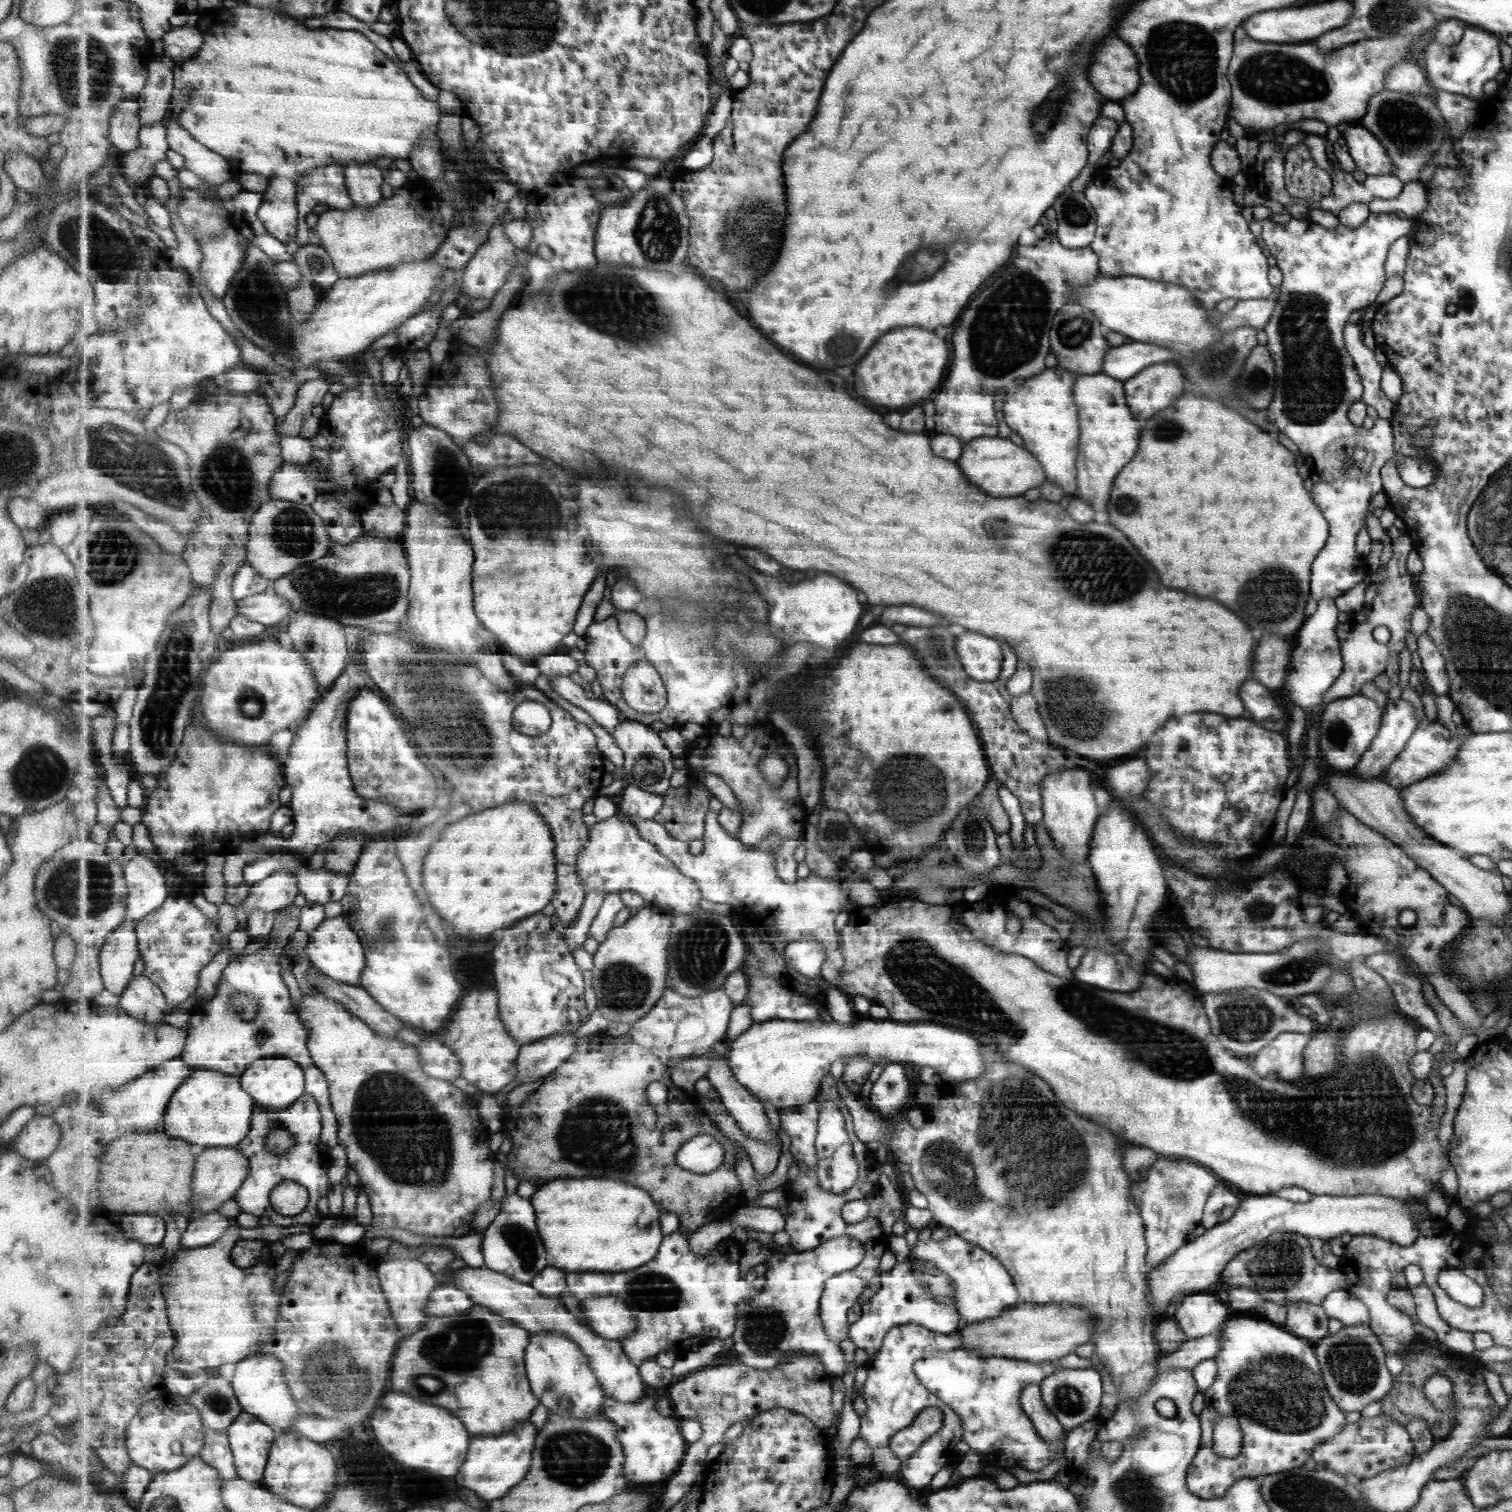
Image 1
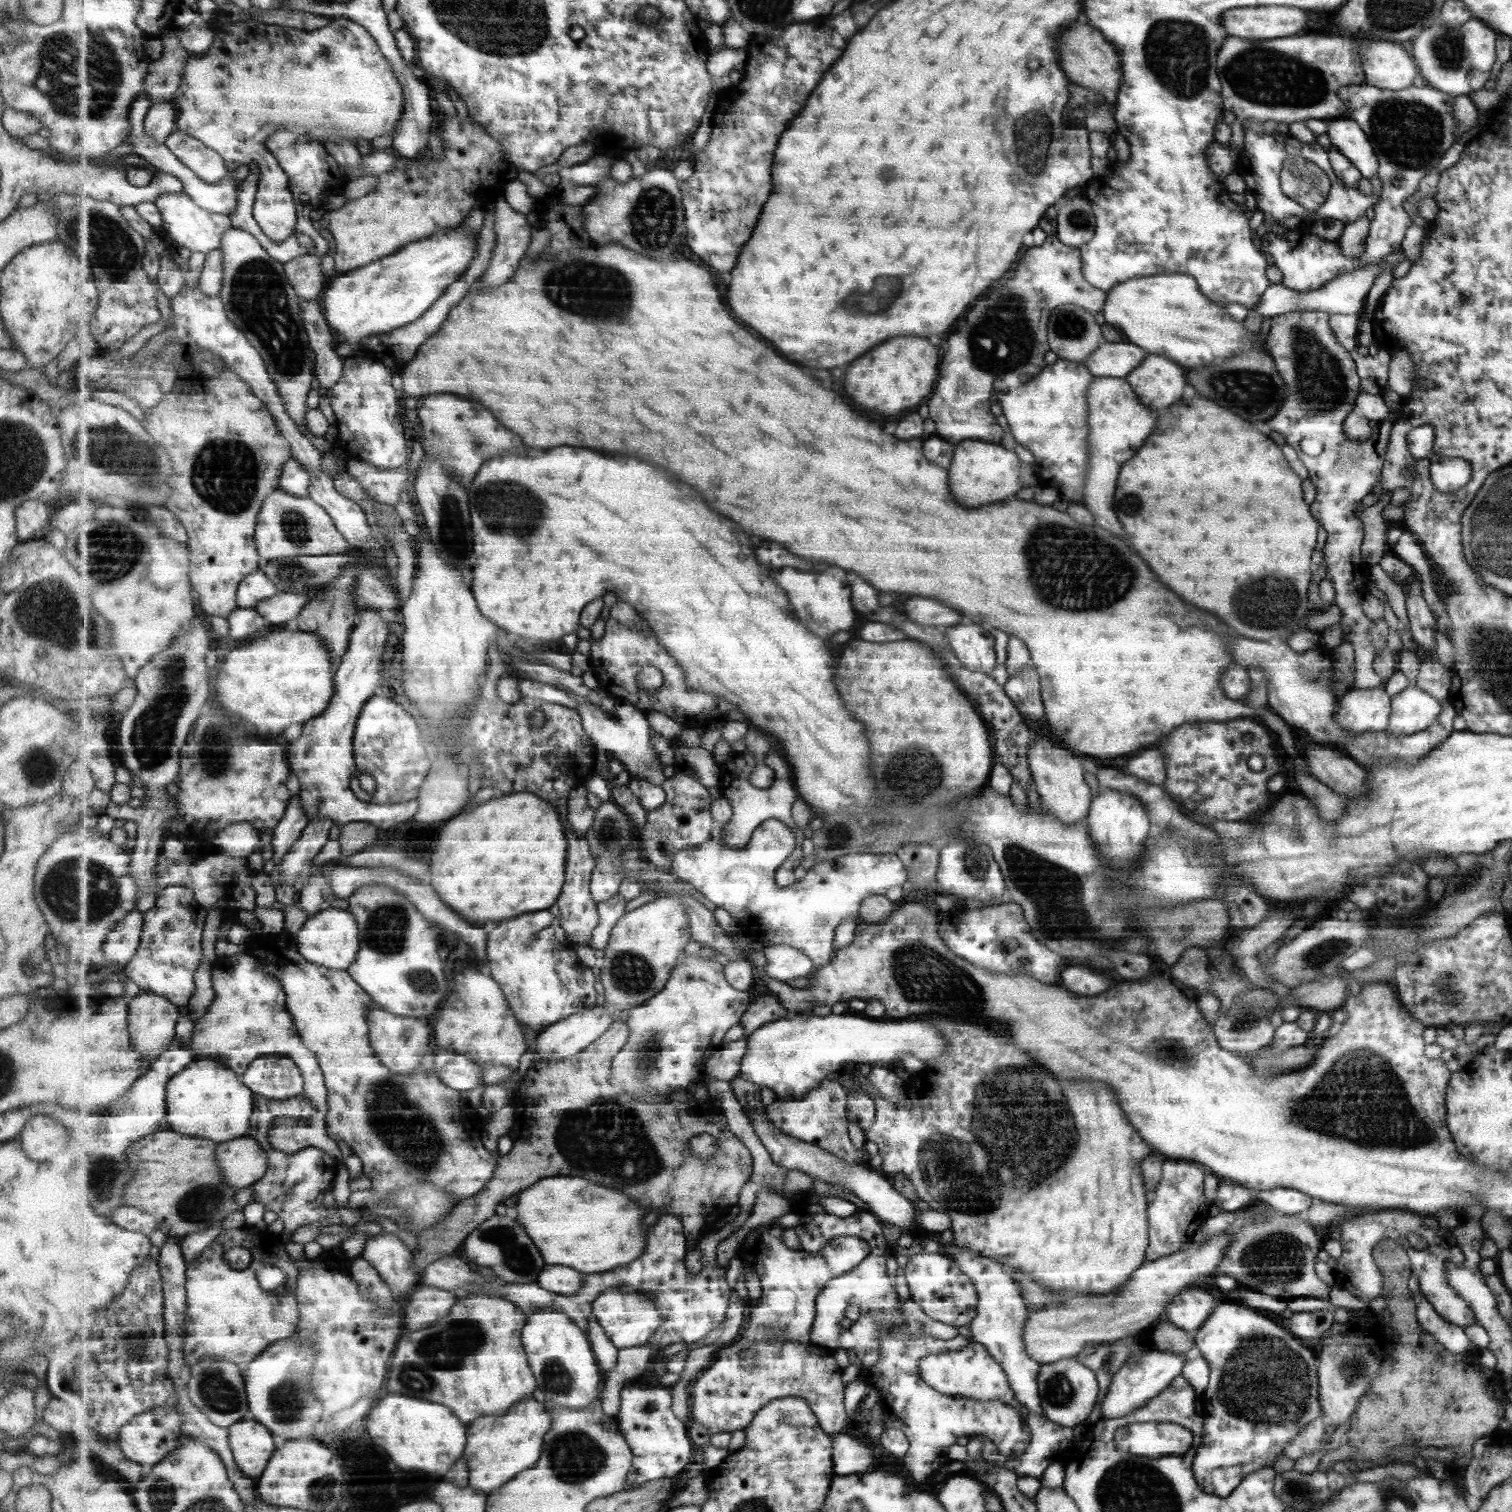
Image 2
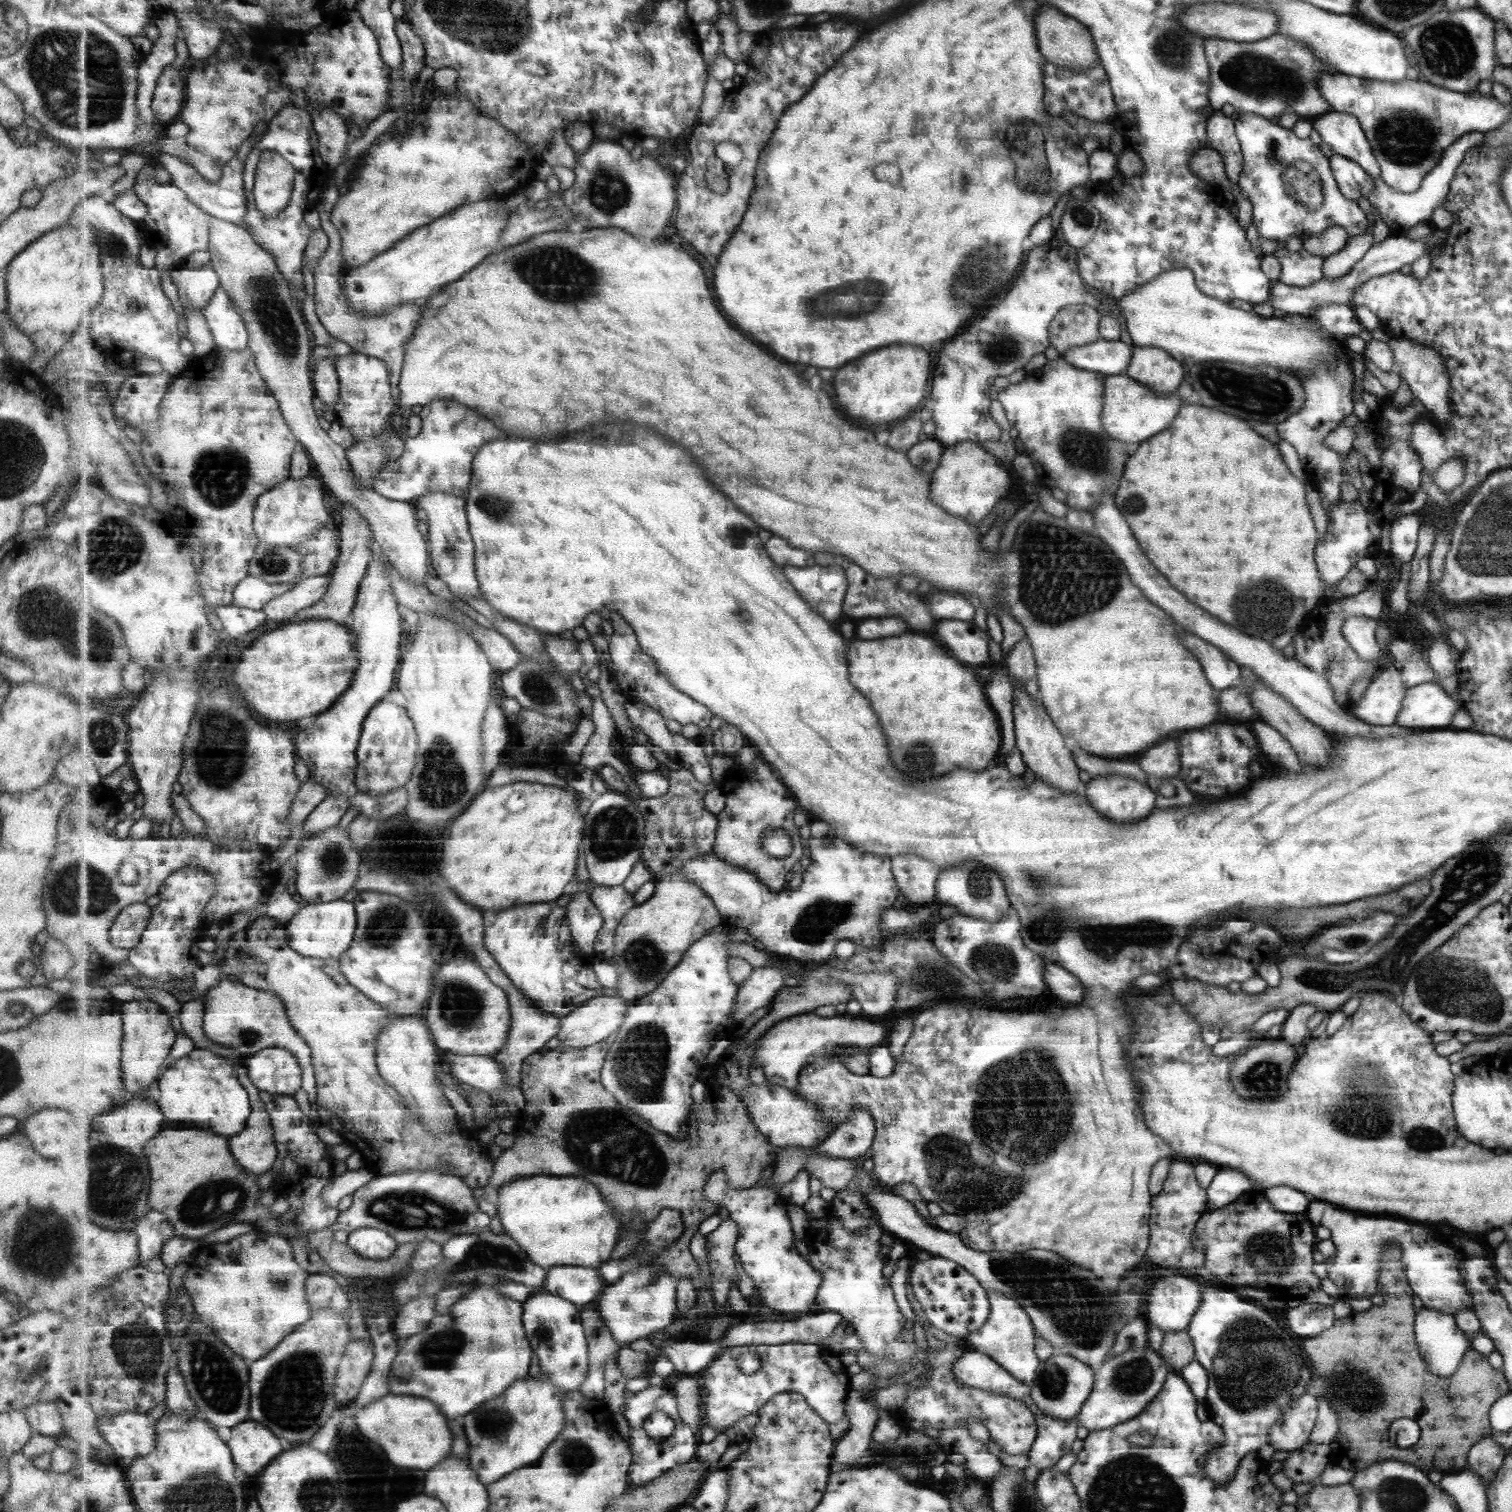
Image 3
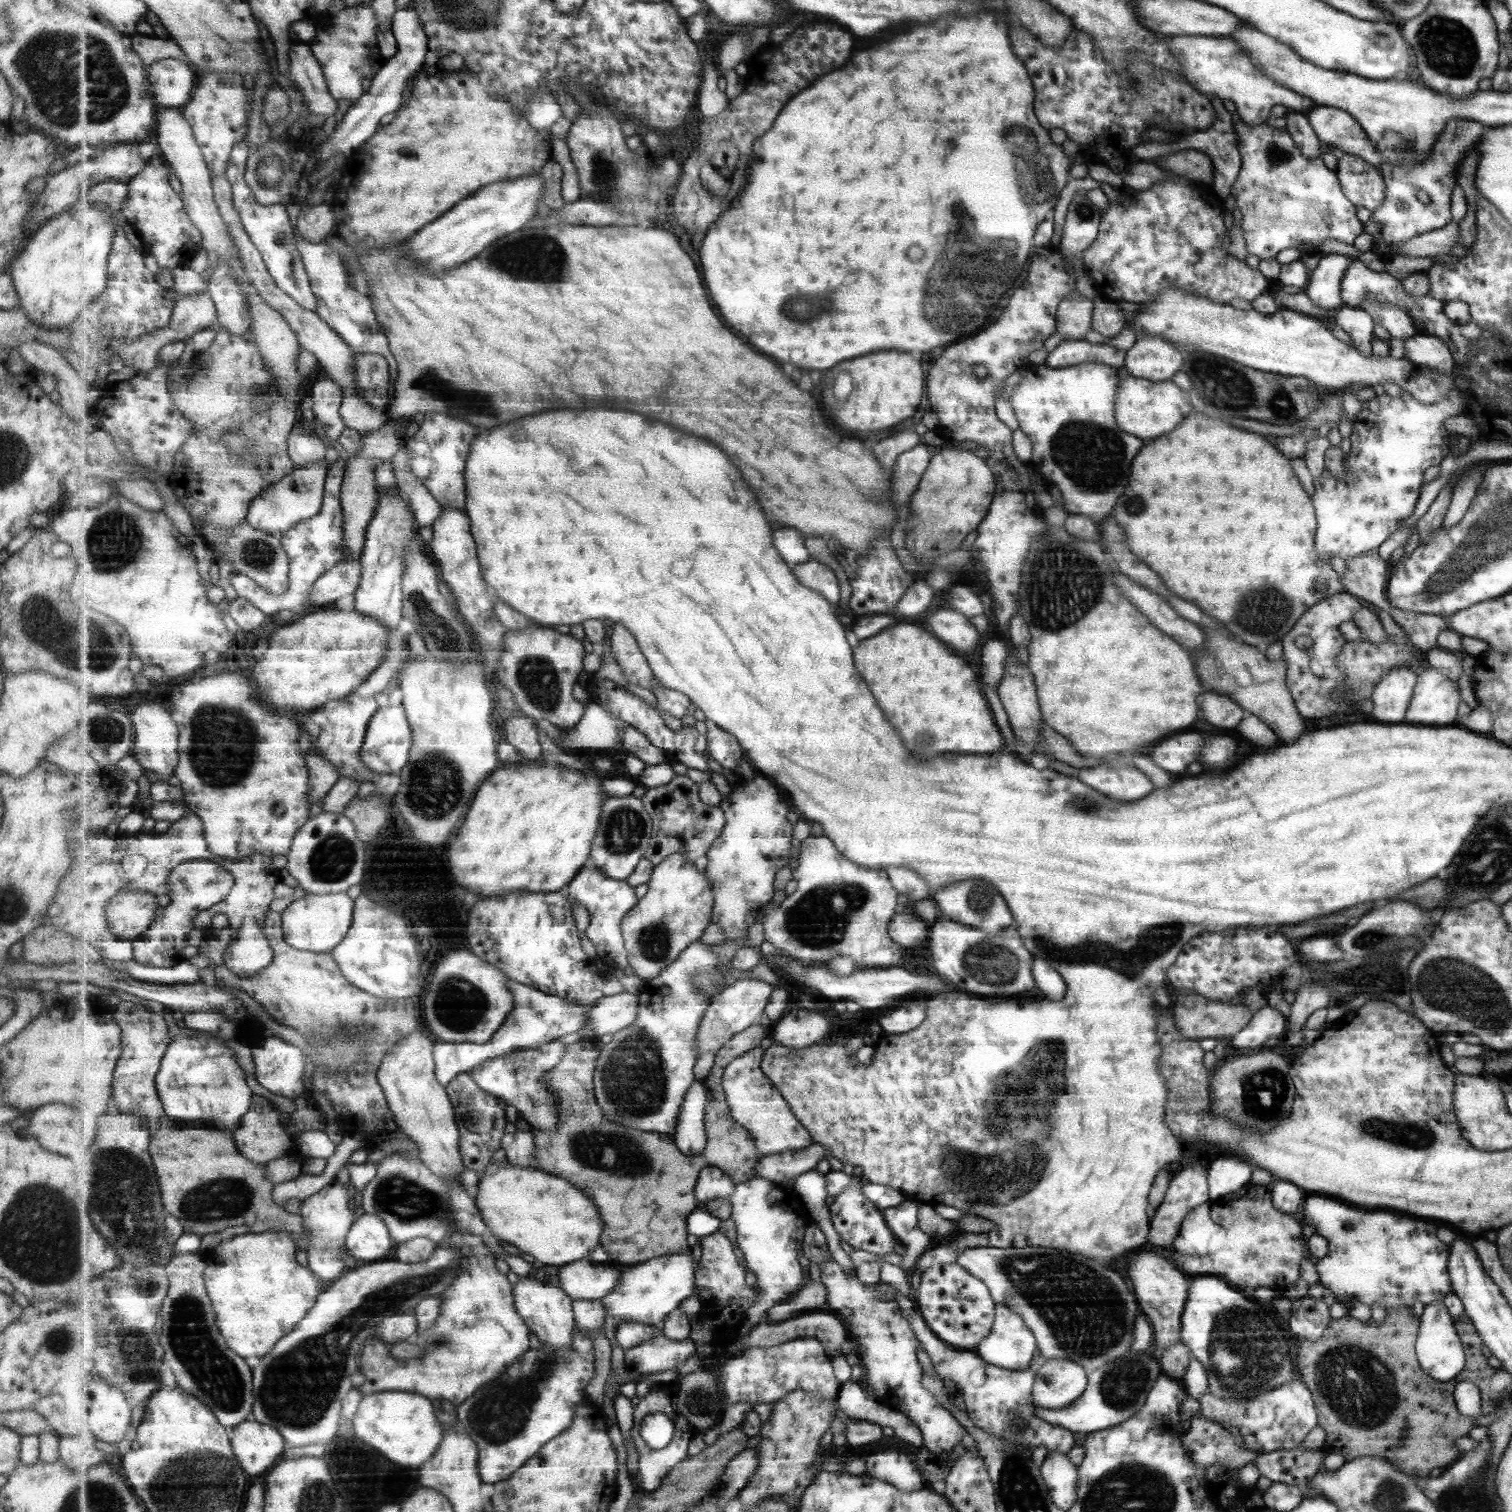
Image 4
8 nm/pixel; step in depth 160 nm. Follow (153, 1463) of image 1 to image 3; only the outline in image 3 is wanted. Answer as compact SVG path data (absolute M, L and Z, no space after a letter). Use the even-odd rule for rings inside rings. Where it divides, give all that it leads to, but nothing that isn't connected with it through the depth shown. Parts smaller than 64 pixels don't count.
M123 1411L111 1416L99 1418L98 1429L102 1432L105 1440L112 1446L112 1450L117 1452L117 1456L123 1456L132 1461L139 1457L146 1457L158 1444L157 1420L149 1420L147 1415L133 1411Z

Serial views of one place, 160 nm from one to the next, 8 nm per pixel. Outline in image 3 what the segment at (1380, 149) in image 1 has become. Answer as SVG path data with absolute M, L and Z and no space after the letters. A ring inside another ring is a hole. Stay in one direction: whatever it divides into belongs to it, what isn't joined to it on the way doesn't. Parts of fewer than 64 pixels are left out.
M1331 111L1312 118L1311 124L1332 154L1358 163L1371 178L1380 176L1377 157L1354 115Z

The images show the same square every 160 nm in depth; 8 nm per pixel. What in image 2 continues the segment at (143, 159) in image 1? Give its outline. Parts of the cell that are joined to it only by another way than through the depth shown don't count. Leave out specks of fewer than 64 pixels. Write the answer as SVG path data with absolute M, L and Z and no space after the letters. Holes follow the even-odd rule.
M174 103L154 104L147 113L145 132L151 140L165 143L177 131L178 110Z

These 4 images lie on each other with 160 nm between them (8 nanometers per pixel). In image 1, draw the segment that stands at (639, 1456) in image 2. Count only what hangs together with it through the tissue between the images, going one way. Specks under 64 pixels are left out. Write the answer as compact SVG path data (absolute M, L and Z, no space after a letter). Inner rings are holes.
M646 1395L637 1402L619 1402L606 1397L603 1413L619 1427L626 1454L625 1473L637 1484L653 1484L671 1478L683 1464L688 1442L679 1428L676 1417L663 1416L658 1409L659 1398Z

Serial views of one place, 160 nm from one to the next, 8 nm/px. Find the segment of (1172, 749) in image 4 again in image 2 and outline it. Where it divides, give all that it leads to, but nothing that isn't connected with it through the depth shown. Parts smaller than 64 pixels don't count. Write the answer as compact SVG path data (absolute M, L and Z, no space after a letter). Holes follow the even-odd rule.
M1157 750L1141 752L1133 760L1129 760L1125 770L1130 775L1135 775L1138 779L1158 787L1161 787L1166 780L1166 761Z

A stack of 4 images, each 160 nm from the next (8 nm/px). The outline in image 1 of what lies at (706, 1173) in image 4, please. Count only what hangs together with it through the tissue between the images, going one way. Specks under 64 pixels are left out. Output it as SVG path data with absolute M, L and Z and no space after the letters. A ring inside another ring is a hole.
M837 1237L827 1240L818 1249L810 1251L793 1251L783 1253L777 1249L777 1254L771 1255L766 1265L767 1278L765 1278L765 1288L761 1288L761 1294L757 1294L749 1300L743 1312L743 1317L739 1317L736 1324L734 1336L729 1341L729 1347L737 1354L741 1362L746 1365L758 1368L759 1370L773 1369L774 1366L781 1365L787 1353L801 1353L808 1357L818 1358L825 1364L827 1372L833 1377L841 1377L847 1371L847 1362L843 1350L832 1342L825 1332L826 1327L821 1318L822 1296L826 1289L826 1282L837 1274L856 1269L866 1257L866 1246L859 1239L853 1237Z

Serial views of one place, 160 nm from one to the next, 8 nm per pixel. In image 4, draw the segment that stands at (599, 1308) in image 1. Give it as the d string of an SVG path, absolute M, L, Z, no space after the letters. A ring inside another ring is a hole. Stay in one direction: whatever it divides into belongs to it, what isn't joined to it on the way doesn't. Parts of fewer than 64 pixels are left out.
M685 1253L652 1258L624 1271L616 1289L602 1300L607 1311L617 1320L633 1321L661 1327L671 1313L678 1310L696 1291L696 1267L693 1256Z

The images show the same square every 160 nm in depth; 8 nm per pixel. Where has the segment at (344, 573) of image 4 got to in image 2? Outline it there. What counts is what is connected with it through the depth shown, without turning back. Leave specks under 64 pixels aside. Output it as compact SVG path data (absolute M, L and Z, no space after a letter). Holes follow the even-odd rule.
M277 592L274 597L259 602L256 610L273 624L285 624L297 620L310 599L307 593Z

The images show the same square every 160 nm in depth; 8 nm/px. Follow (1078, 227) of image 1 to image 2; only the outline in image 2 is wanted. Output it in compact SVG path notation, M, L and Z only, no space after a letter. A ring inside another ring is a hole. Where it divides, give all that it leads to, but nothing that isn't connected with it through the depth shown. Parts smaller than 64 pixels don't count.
M1083 196L1065 200L1056 214L1055 236L1067 246L1081 246L1094 236L1094 217L1090 202Z

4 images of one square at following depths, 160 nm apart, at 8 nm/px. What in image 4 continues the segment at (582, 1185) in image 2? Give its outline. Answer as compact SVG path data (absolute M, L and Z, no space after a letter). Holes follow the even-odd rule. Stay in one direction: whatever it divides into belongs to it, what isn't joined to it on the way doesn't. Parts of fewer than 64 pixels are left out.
M498 1162L491 1164L484 1172L479 1173L476 1201L483 1215L483 1220L497 1238L517 1247L522 1255L531 1259L536 1266L545 1264L561 1268L575 1261L587 1259L591 1251L602 1244L602 1232L605 1224L601 1220L598 1206L593 1199L579 1190L567 1179L559 1178L543 1170Z

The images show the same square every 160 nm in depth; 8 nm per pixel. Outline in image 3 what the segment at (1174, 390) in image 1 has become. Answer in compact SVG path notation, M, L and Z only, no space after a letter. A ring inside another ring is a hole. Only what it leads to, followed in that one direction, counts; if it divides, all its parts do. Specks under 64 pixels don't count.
M1131 346L1126 374L1159 394L1173 392L1183 378L1181 364L1165 350L1151 346Z

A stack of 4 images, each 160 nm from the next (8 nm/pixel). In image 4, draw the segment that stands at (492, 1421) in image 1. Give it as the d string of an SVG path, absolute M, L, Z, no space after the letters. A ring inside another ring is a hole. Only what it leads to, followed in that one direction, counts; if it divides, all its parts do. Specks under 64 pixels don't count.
M455 1229L439 1242L439 1246L445 1245L464 1257L454 1284L440 1294L443 1306L439 1318L433 1328L418 1335L416 1344L423 1356L397 1358L389 1353L387 1343L372 1336L359 1356L359 1371L365 1375L365 1381L357 1389L363 1397L387 1391L411 1391L427 1395L432 1401L439 1398L454 1402L458 1407L531 1348L531 1330L515 1305L514 1284L507 1273L497 1268L485 1238Z

